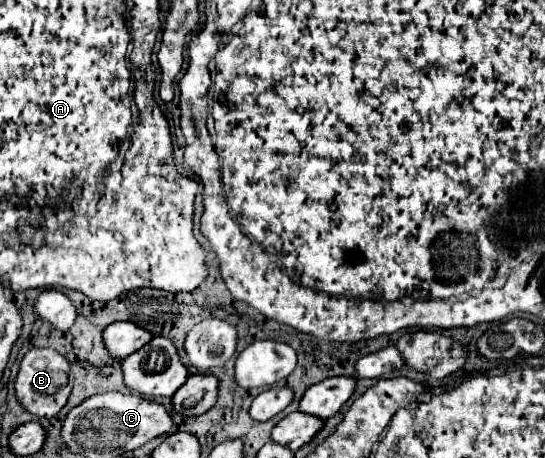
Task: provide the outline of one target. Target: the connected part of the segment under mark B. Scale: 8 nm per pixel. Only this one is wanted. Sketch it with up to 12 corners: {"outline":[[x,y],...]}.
{"outline":[[30,349],[16,377],[28,413],[52,419],[66,405],[70,363]]}

